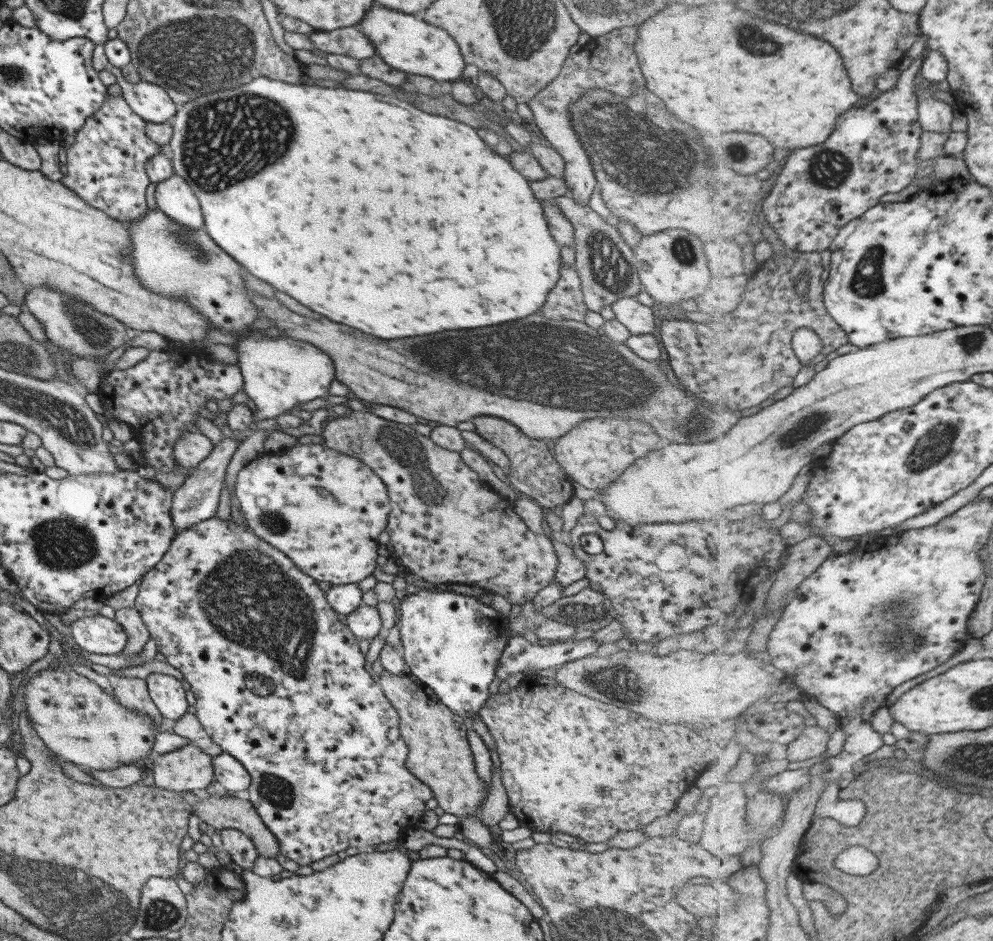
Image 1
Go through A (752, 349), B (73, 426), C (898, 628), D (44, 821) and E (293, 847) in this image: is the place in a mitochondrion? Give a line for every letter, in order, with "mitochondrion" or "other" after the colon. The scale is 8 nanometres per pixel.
A: mitochondrion
B: mitochondrion
C: mitochondrion
D: other
E: other

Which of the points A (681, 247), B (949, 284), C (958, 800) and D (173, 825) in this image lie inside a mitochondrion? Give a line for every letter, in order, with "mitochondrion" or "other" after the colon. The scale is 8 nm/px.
A: mitochondrion
B: other
C: other
D: other

